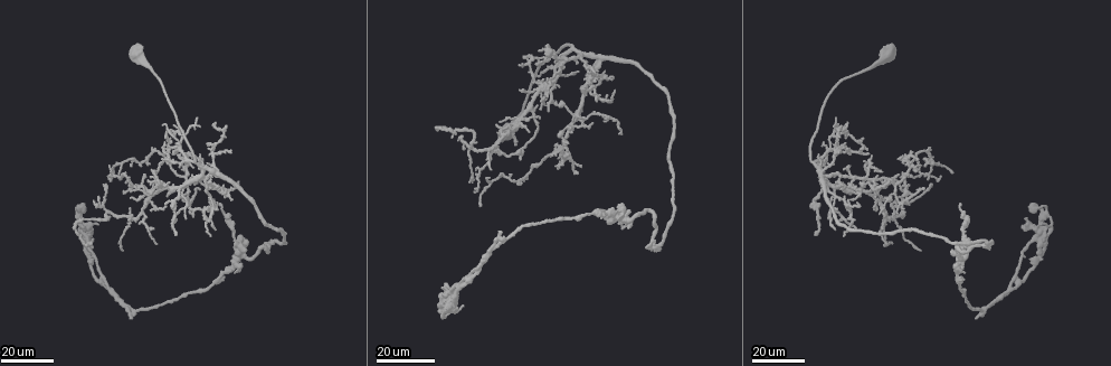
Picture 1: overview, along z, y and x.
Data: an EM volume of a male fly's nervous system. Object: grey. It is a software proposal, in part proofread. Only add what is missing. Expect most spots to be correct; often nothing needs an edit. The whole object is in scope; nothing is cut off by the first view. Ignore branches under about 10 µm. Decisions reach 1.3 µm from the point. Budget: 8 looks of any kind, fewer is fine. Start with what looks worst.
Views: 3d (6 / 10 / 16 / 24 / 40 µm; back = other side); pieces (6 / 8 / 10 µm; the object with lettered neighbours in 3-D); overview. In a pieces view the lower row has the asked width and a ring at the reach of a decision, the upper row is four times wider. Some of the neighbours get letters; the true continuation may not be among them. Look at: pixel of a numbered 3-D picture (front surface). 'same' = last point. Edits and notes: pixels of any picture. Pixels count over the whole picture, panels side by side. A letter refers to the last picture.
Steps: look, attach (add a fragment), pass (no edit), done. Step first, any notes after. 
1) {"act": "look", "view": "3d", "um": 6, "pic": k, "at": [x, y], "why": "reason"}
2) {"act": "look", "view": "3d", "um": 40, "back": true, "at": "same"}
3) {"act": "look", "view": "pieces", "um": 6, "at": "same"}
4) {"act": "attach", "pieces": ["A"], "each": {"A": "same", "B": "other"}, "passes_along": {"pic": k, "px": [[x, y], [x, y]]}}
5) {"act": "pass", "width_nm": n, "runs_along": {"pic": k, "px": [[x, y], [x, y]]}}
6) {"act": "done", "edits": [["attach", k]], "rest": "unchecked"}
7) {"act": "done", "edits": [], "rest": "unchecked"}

{"act": "look", "view": "3d", "um": 16, "pic": 1, "at": [618, 218]}

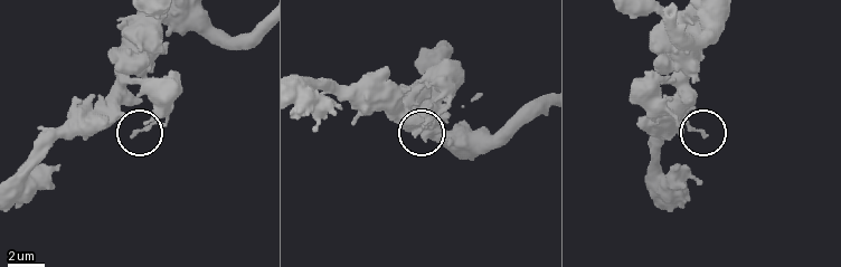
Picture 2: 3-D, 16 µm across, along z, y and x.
{"act": "look", "view": "pieces", "um": 10, "pic": 2, "at": [133, 136]}

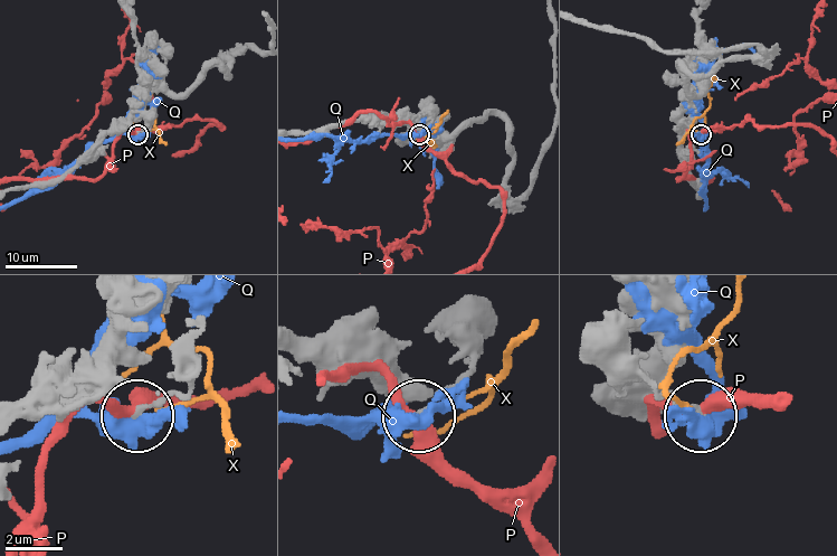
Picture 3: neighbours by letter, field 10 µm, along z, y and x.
{"act": "pass", "width_nm": 180, "each": {"P": "other", "Q": "other", "X": "other"}, "found": "no lettered fragment goes on from it"}

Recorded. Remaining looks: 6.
{"act": "look", "view": "3d", "um": 24, "pic": 1, "at": [960, 203], "why": "branch stops here"}

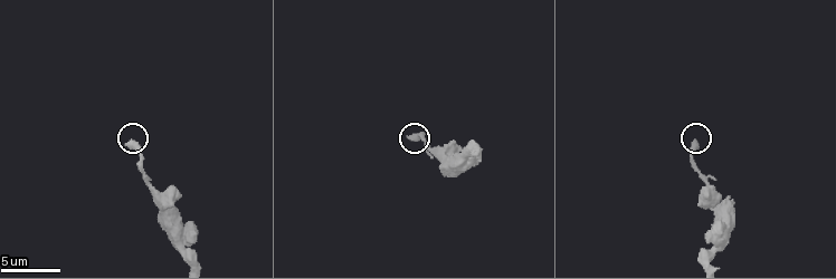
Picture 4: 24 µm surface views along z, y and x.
{"act": "look", "view": "pieces", "um": 8, "pic": 4, "at": [408, 136], "why": "what lies round it"}

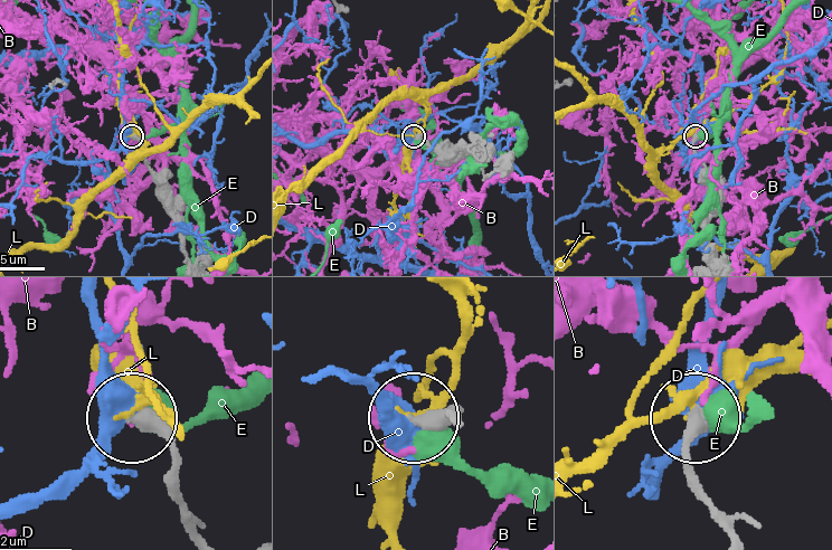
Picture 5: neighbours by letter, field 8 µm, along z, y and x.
{"act": "pass", "each": {"B": "other", "D": "other", "E": "other", "L": "other"}, "found": "none of them fits"}

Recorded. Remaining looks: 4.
{"act": "look", "view": "3d", "um": 24, "pic": 1, "at": [541, 52], "why": "branch stops here"}

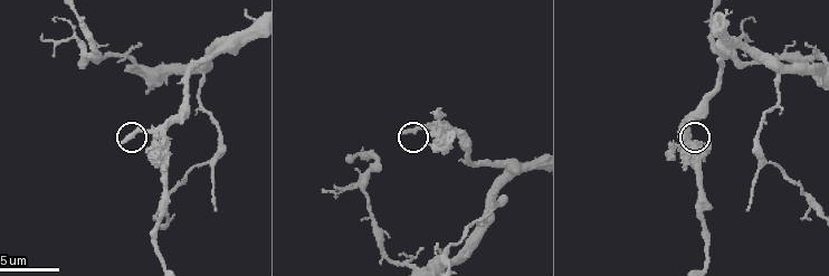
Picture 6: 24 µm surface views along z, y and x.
{"act": "look", "view": "pieces", "um": 6, "pic": 6, "at": [401, 131]}

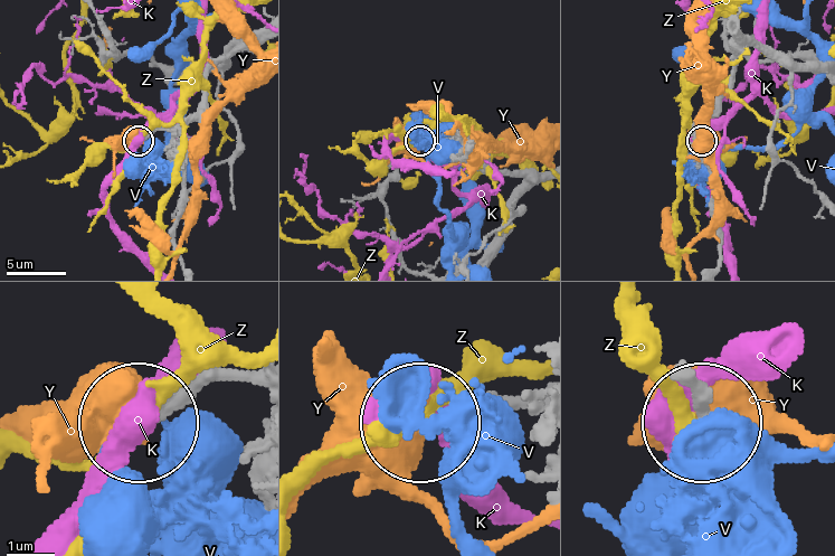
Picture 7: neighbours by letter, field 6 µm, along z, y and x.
{"act": "pass", "each": {"K": "other", "V": "other", "Y": "other", "Z": "other"}, "found": "none of them fits"}

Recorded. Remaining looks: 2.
{"act": "look", "view": "3d", "um": 24, "pic": 1, "at": [547, 94], "why": "branch stops here"}

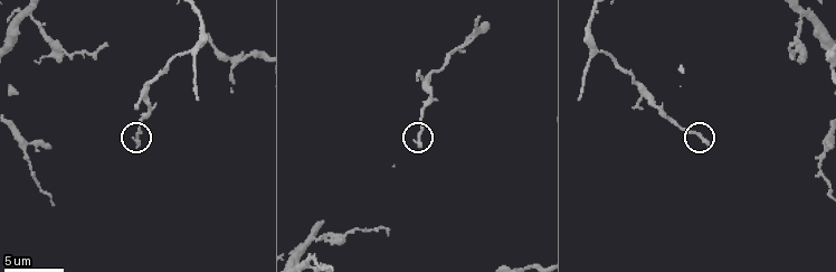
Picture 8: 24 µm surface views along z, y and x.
{"act": "look", "view": "pieces", "um": 10, "pic": 8, "at": [137, 145]}

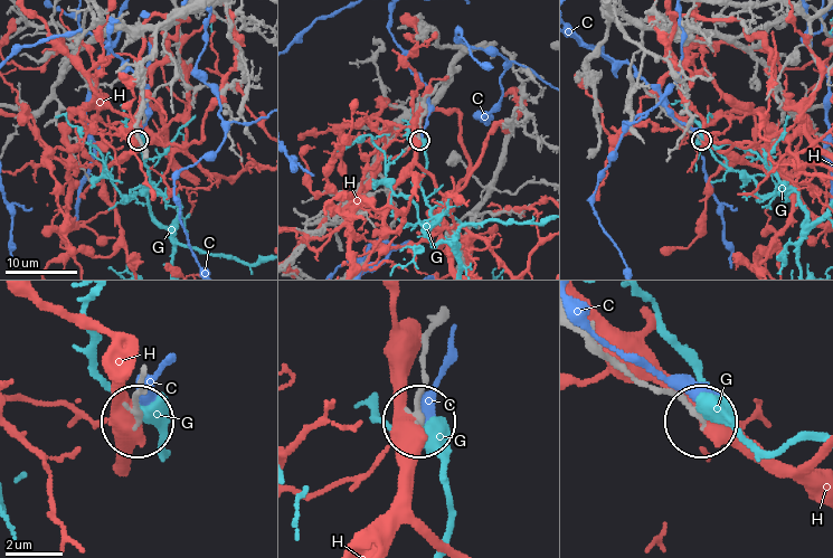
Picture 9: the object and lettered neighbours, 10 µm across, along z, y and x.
{"act": "pass", "each": {"C": "other", "G": "other", "H": "other"}, "runs_along": {"pic": 9, "px": [[432, 325], [417, 417]]}, "found": "no lettered fragment goes on from it"}

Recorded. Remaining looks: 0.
{"act": "done", "edits": [], "rest": "unchecked"}

